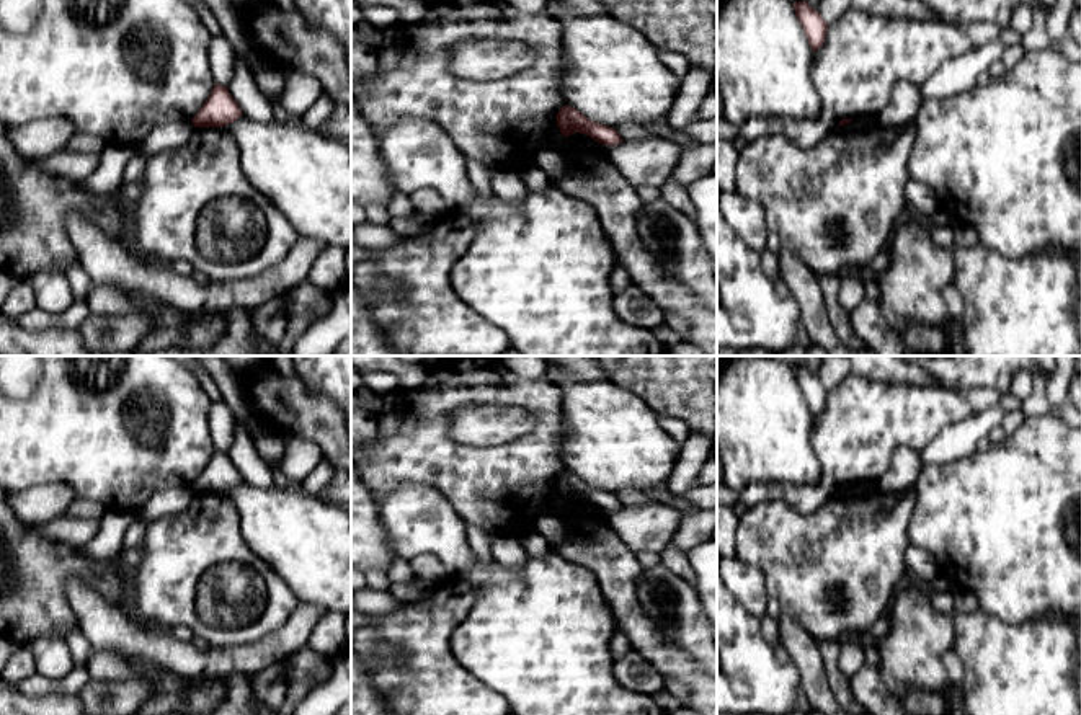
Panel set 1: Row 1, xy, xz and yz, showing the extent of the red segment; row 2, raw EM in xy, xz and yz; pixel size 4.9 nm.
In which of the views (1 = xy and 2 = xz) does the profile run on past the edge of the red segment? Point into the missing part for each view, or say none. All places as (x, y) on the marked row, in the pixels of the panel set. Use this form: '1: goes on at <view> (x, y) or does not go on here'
1: does not go on here
2: does not go on here

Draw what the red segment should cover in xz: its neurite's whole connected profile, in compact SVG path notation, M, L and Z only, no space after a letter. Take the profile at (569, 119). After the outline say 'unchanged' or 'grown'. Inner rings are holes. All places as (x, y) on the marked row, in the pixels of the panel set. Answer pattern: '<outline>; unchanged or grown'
M567 104L557 113L555 119L565 137L580 132L589 135L603 145L617 145L624 140L616 129L594 122L578 109Z; unchanged

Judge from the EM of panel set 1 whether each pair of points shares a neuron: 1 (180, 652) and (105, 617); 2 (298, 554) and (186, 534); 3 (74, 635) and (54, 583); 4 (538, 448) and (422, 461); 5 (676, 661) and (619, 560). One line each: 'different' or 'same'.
1: same
2: different
3: different
4: same
5: same

